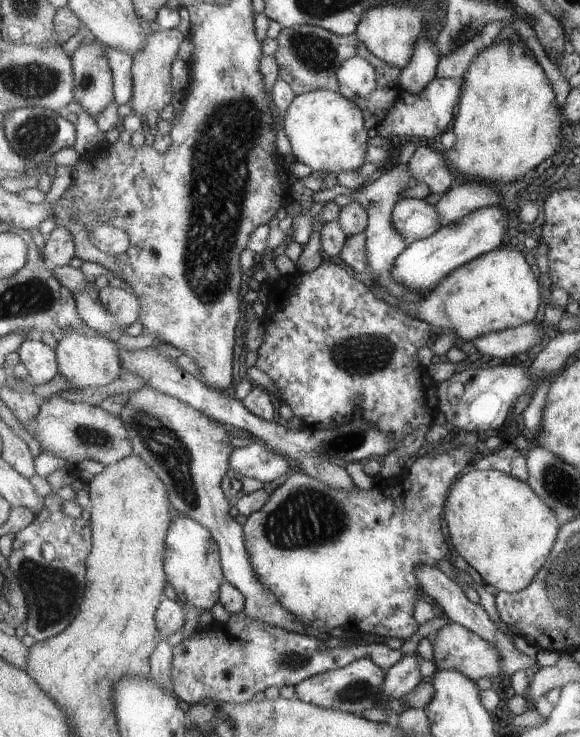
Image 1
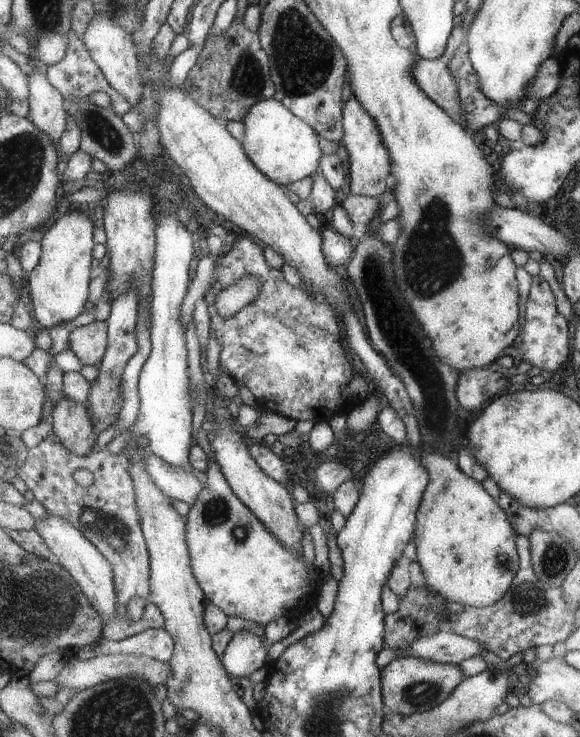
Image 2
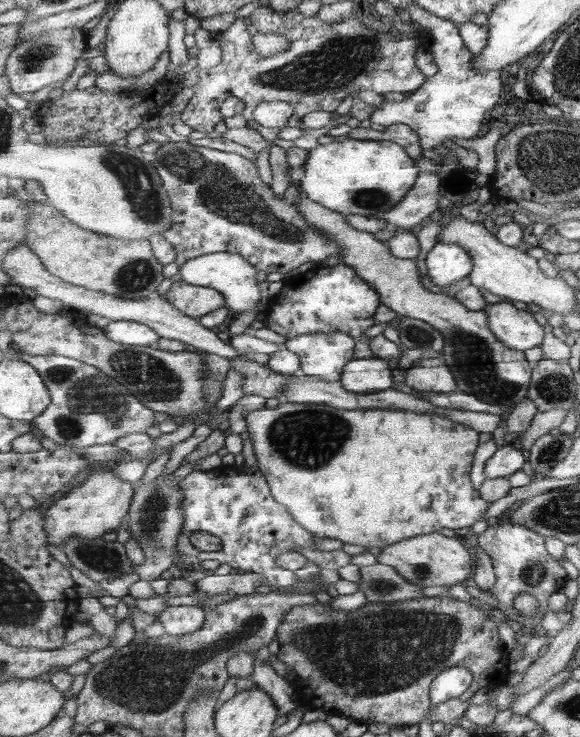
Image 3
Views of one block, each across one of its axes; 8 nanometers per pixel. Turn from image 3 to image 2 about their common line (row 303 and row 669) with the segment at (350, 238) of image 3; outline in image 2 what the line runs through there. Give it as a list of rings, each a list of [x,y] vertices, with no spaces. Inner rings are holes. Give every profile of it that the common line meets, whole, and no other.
[[[401,656],[382,670],[382,696],[387,710],[412,716],[438,708],[452,696],[463,680],[465,673],[458,665]]]

